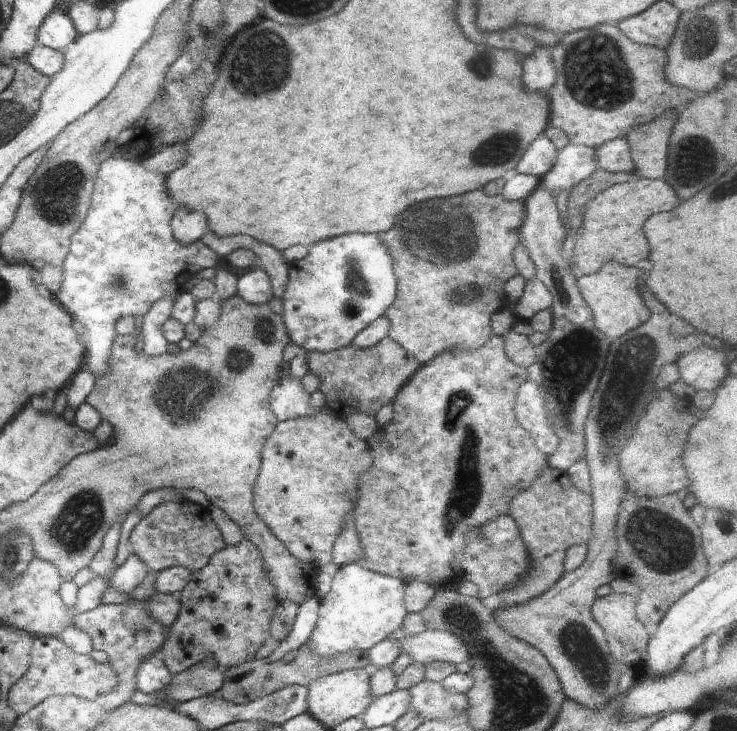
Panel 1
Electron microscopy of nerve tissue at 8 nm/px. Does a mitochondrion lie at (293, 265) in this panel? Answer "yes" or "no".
no

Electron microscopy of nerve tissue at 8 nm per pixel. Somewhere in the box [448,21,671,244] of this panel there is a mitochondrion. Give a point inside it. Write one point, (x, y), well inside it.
(613, 77)

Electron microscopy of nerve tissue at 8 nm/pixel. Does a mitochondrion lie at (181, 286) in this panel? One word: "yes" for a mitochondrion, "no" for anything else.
no

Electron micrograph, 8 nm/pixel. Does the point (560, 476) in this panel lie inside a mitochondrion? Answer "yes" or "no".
no

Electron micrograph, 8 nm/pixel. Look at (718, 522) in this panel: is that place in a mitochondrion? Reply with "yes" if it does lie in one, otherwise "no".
yes

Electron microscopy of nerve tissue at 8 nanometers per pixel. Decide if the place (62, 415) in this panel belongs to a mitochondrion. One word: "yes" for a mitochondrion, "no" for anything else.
no

